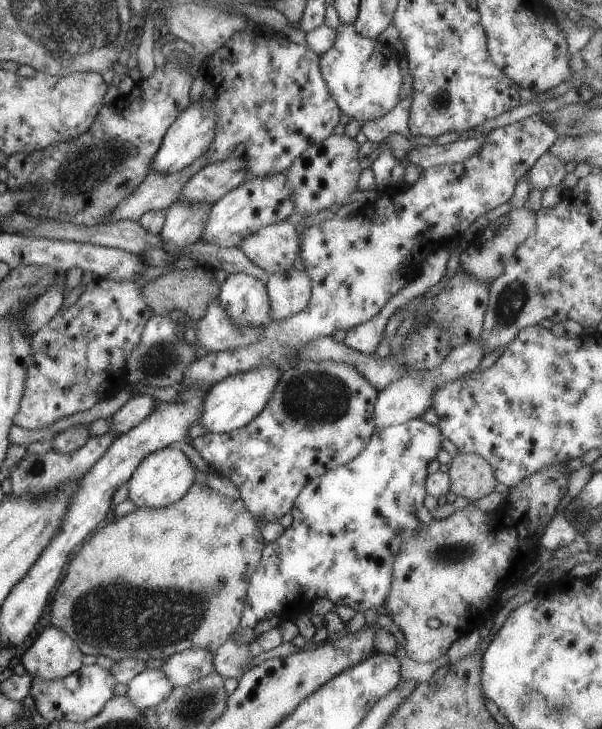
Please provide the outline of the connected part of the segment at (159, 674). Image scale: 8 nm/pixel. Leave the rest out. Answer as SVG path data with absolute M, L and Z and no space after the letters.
M143 669L127 683L125 696L142 711L161 702L174 686L160 669Z

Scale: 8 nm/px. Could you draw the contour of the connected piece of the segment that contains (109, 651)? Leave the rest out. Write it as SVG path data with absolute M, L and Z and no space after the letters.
M193 483L183 498L168 504L163 508L136 508L117 517L100 530L97 530L87 540L77 554L67 564L67 574L54 593L51 600L50 624L61 629L73 642L77 643L82 654L92 654L96 657L100 654L108 656L111 660L137 659L165 661L172 654L185 649L203 649L214 653L219 645L222 645L227 637L234 632L240 621L243 603L249 579L259 564L260 552L265 541L255 526L256 518L245 508L241 499L230 499L217 494L207 485Z

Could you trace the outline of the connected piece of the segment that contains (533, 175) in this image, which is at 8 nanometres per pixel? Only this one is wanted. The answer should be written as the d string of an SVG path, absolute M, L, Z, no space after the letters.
M545 151L531 168L528 168L525 176L532 188L545 190L549 186L560 187L565 174L565 163L560 158L550 155L549 151Z

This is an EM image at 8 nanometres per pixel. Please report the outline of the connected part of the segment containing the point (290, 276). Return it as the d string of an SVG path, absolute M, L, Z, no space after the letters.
M289 267L283 273L271 273L265 286L269 299L268 320L291 318L307 306L311 285L305 271Z

